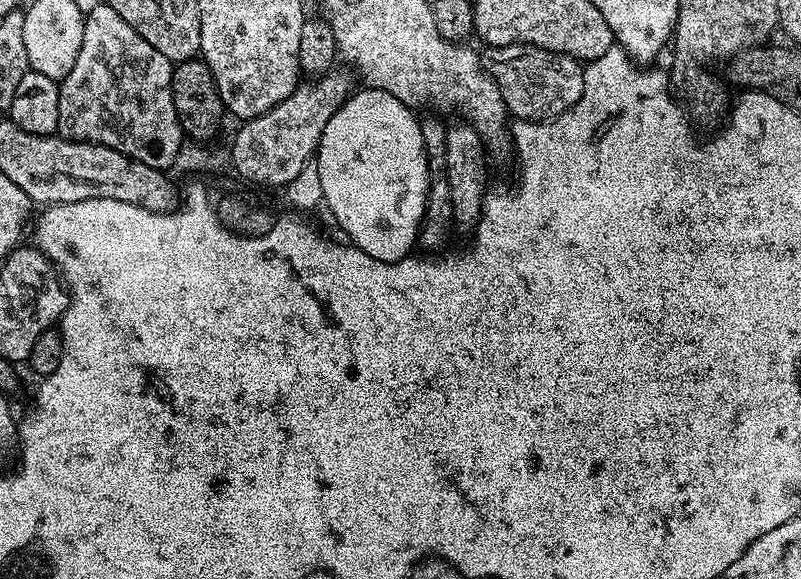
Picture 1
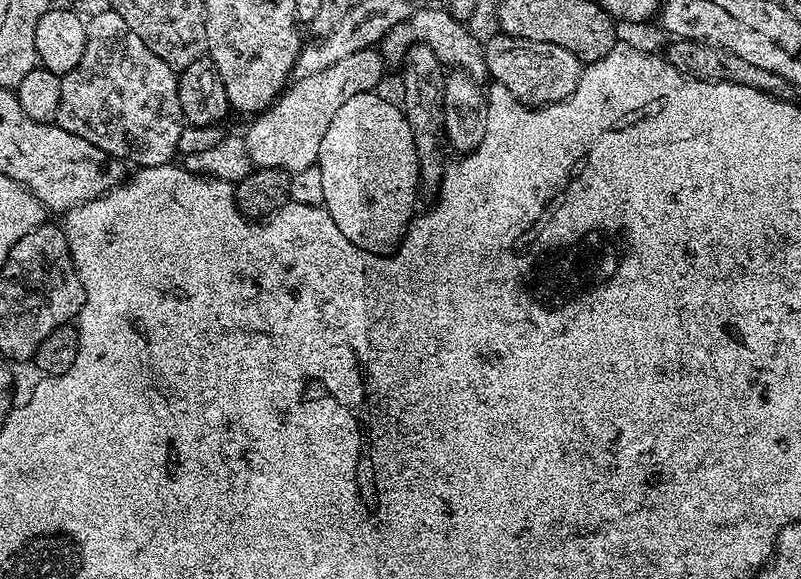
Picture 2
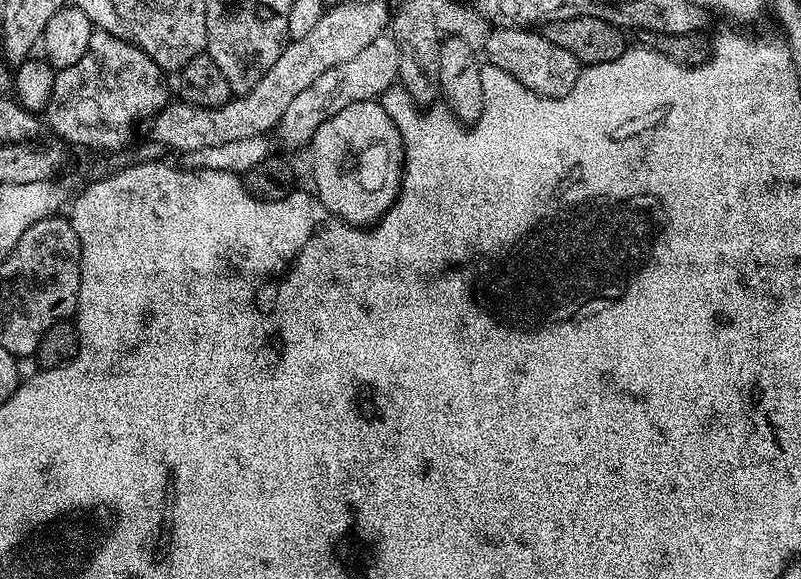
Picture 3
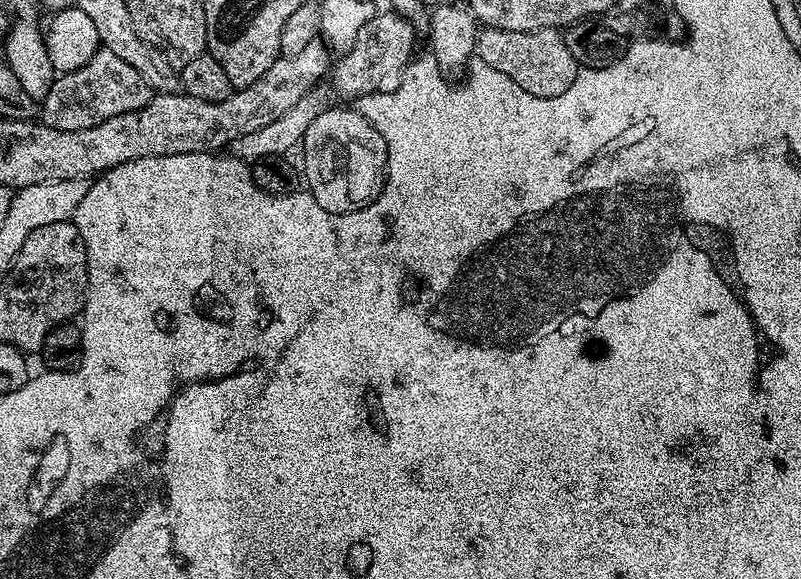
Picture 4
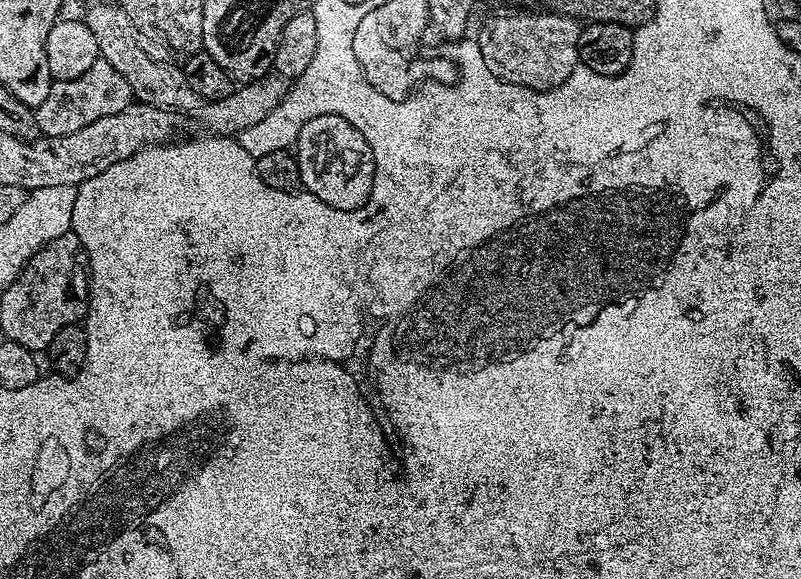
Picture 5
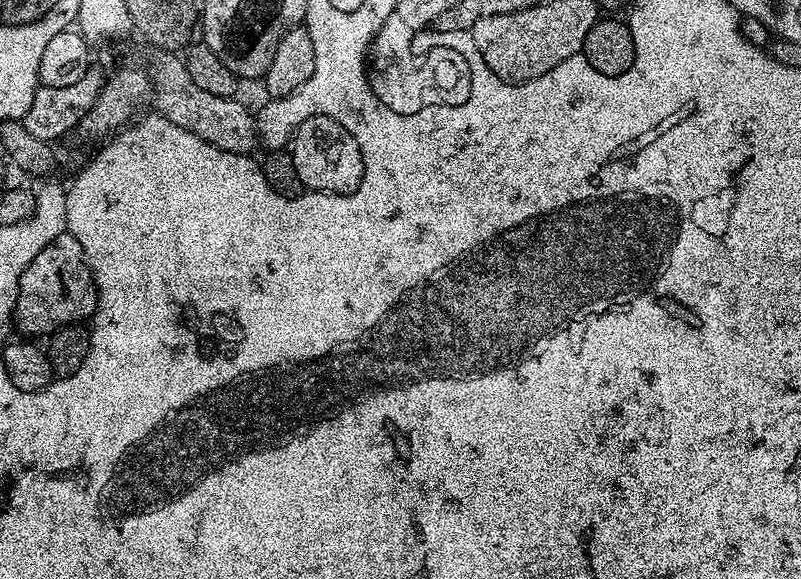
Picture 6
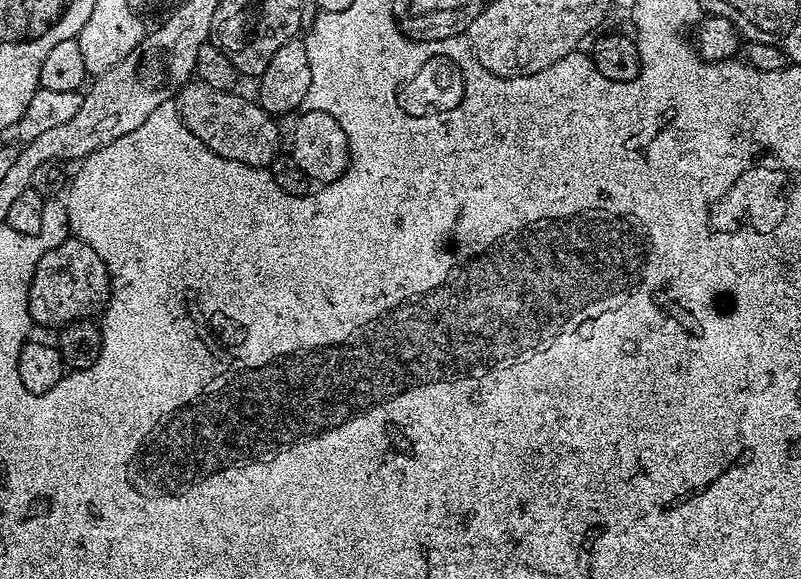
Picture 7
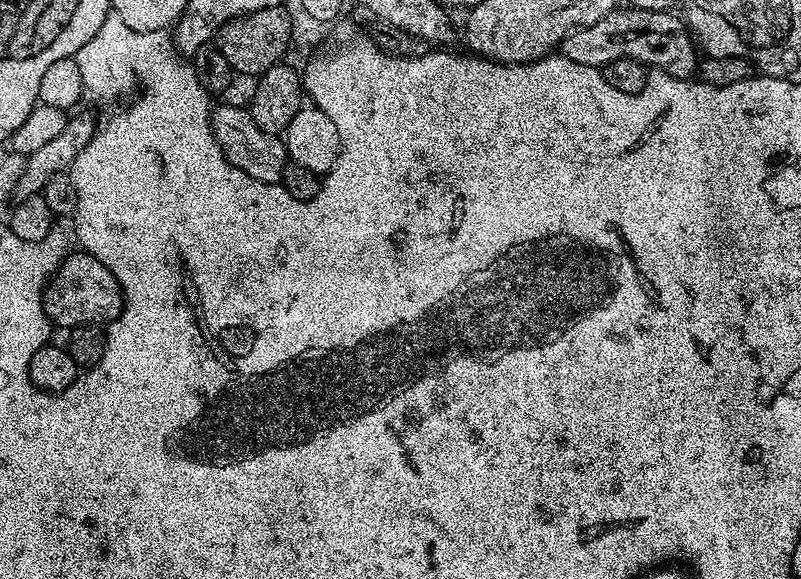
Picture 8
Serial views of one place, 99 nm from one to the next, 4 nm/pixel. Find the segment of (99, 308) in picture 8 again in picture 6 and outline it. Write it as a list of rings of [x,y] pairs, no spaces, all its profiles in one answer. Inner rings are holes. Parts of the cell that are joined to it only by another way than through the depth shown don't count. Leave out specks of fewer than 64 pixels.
[[[62,235],[47,244],[26,266],[20,279],[20,293],[16,299],[14,324],[25,332],[25,337],[40,338],[66,327],[87,321],[96,312],[96,278],[88,264],[78,238]]]

